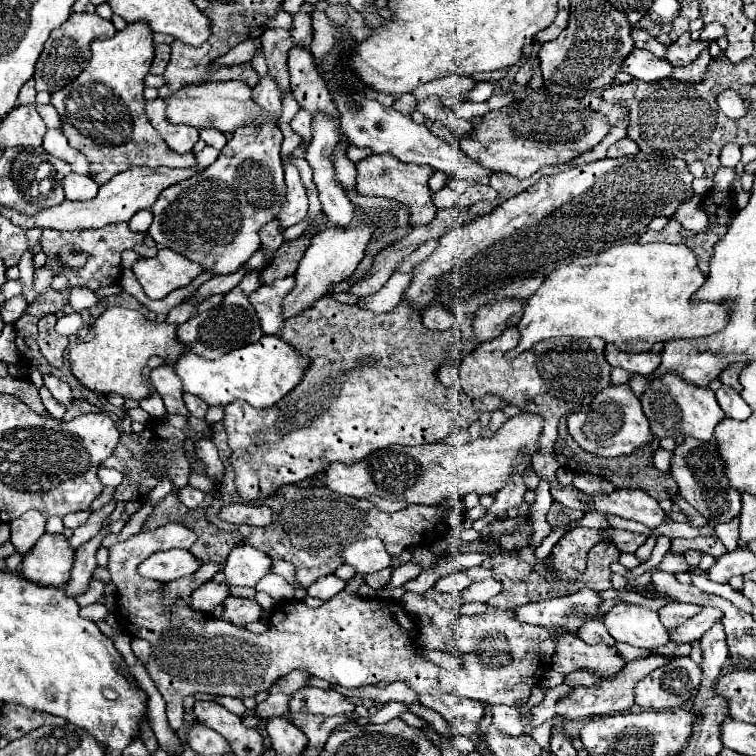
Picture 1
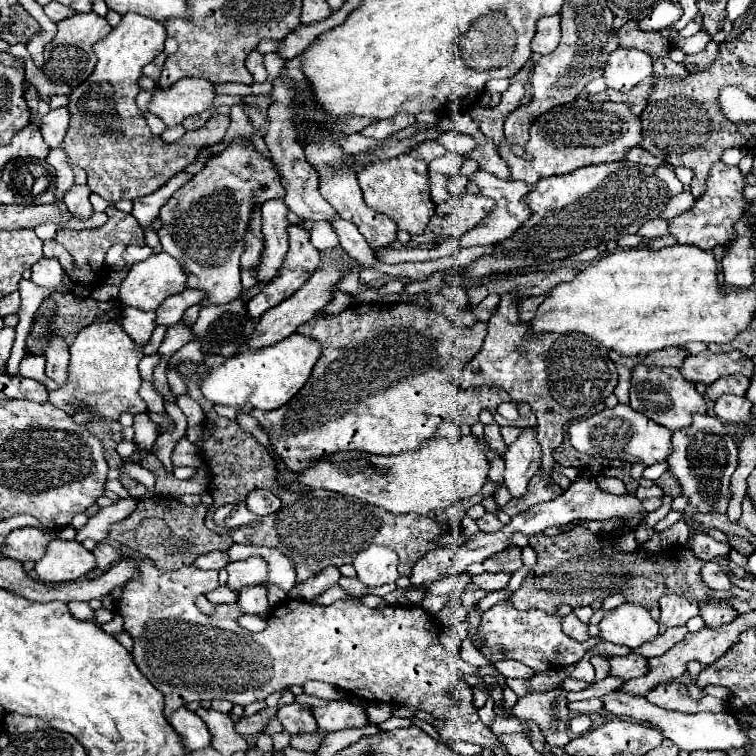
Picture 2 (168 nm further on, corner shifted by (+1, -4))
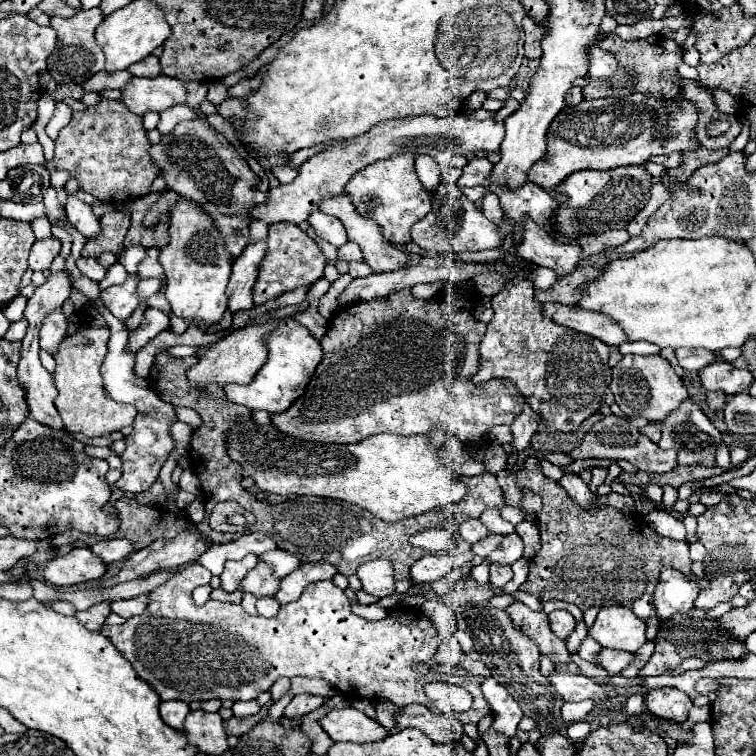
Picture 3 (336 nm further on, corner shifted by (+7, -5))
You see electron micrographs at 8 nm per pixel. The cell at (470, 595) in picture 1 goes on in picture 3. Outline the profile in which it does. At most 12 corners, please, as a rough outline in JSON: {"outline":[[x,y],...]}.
{"outline":[[491,564],[489,582],[503,588],[513,576],[511,566]]}

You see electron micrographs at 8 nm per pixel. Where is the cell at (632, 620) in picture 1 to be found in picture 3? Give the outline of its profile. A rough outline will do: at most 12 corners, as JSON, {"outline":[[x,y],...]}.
{"outline":[[603,606],[589,634],[605,648],[635,652],[645,622],[629,608]]}

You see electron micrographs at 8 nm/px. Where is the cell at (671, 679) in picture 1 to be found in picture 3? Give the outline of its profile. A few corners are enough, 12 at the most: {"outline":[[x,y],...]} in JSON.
{"outline":[[677,688],[647,694],[657,716],[685,722],[693,702]]}

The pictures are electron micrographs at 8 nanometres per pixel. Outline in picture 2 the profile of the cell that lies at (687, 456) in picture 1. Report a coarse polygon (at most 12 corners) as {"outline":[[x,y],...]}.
{"outline":[[719,417],[673,433],[669,471],[701,513],[725,513],[737,445]]}

